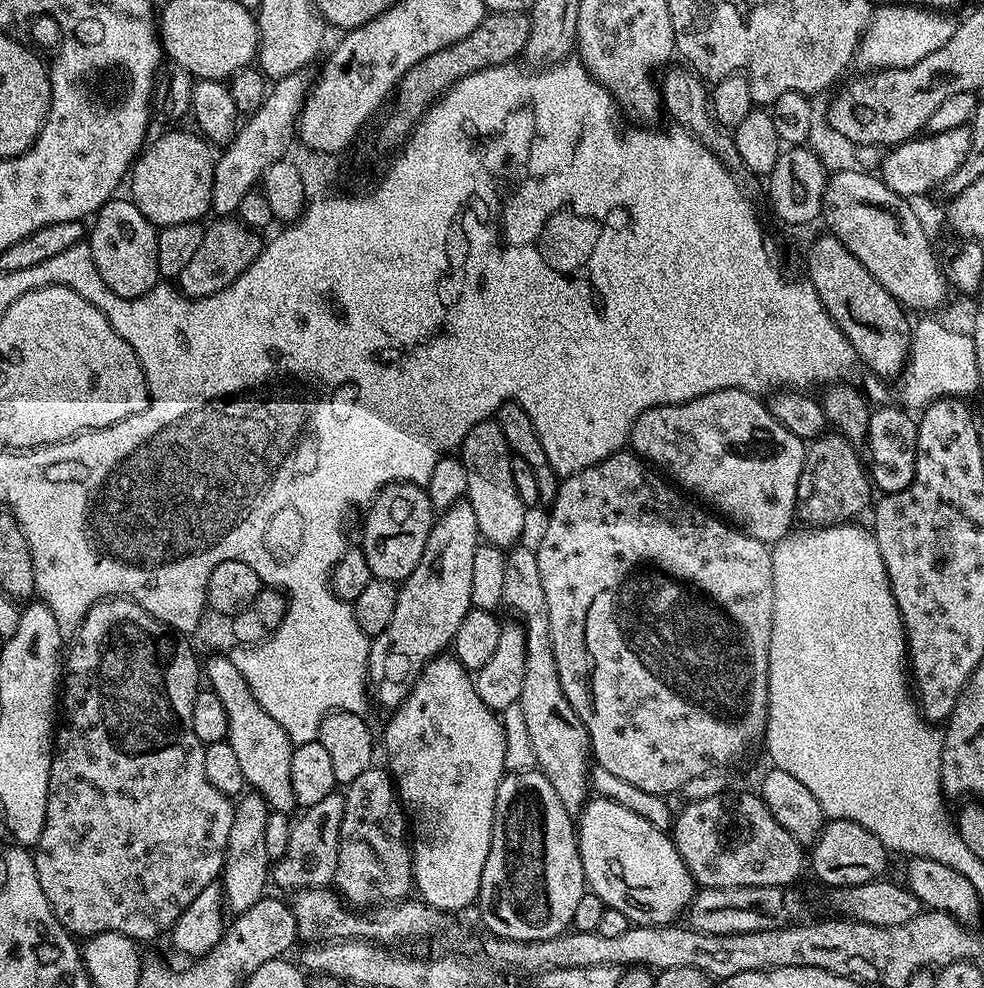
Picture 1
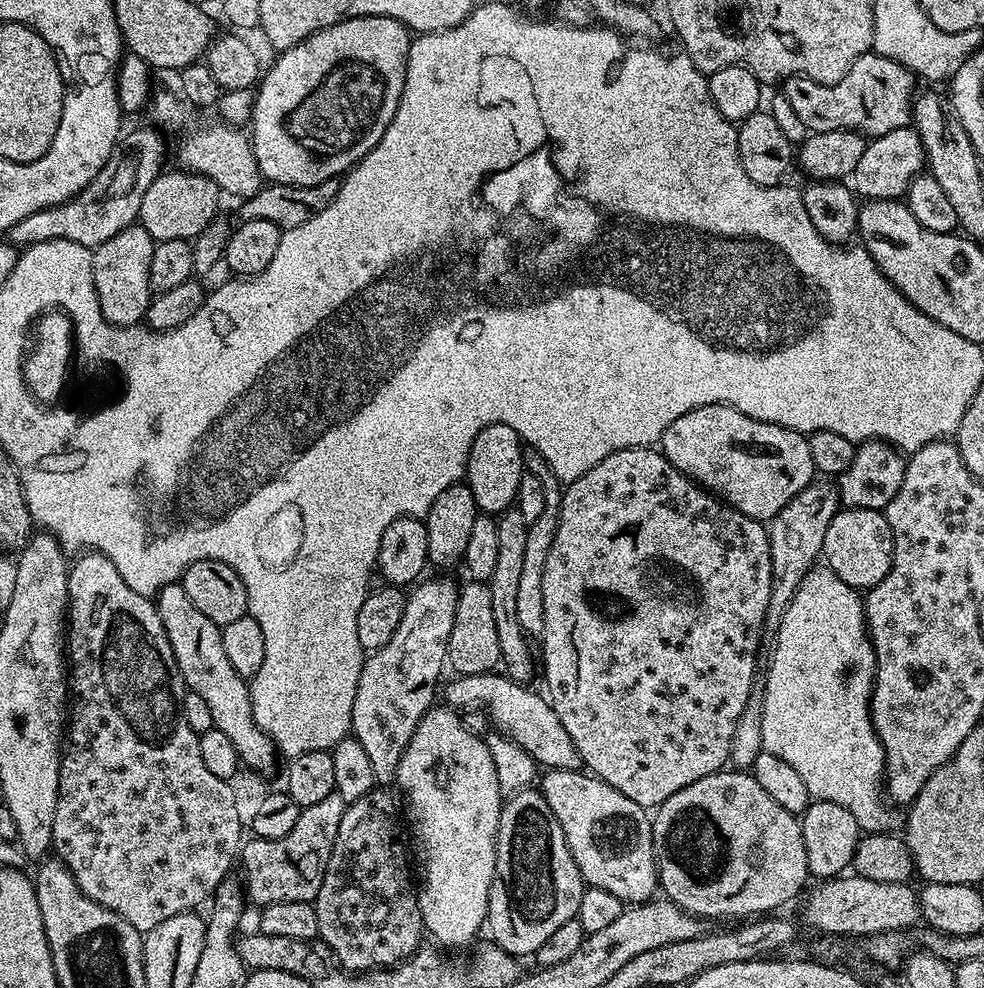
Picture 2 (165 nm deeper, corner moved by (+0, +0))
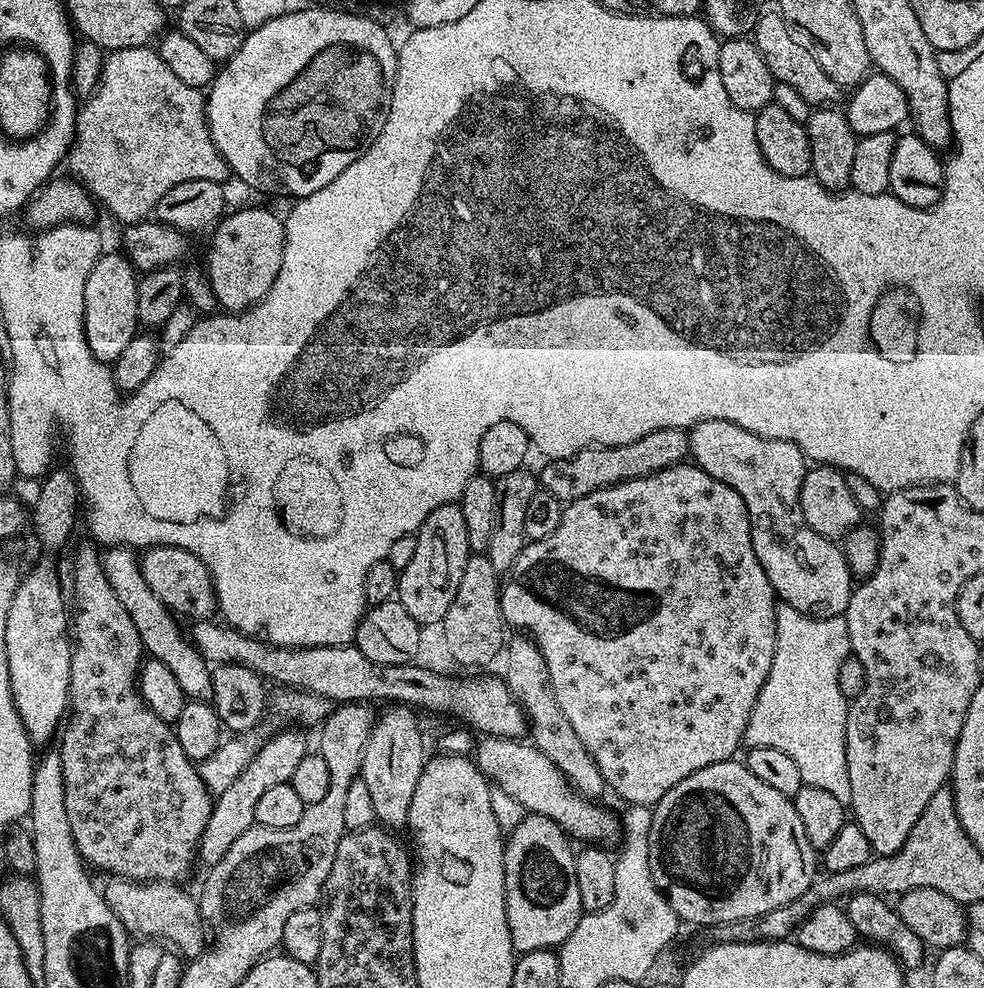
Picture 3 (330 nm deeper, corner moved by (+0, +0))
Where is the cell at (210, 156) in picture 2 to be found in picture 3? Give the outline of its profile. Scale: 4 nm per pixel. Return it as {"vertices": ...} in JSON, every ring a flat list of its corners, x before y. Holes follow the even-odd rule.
{"vertices":[[145,46,142,48,123,48,117,52,108,52,103,57,100,70,100,84,95,88,91,96,87,97,79,105,76,113,76,139,72,141,66,157,66,168,69,168,71,175,79,180,93,200,97,201,101,209,104,208,116,220,121,220,121,225,139,224,141,220,151,217,156,211,156,204,174,186,182,182,198,182,199,180,209,180,215,184,223,185,224,179,229,179,228,163,222,158,218,146,214,144,214,138,208,129,208,110,206,107,206,96,201,89,194,86,186,86,186,82,181,82,174,75,174,70,162,62,159,51,155,47]]}

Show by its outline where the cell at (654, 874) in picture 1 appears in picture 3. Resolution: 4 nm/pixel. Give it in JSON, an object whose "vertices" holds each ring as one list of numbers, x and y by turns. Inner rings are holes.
{"vertices":[[484,736,477,743,474,759,480,773,499,791,520,802,528,814,553,820,573,841,584,840,580,842,588,846,616,846,621,843,621,817,573,788,572,781,567,780,562,770,558,770,558,766,554,766,554,762,550,762,550,758,546,758,535,744,523,739]]}

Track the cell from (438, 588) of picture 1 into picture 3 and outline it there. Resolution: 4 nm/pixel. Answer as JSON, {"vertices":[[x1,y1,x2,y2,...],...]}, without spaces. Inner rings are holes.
{"vertices":[[396,706,393,707,393,712,388,712,384,717,377,719,372,726,372,733,370,738,366,742,366,750,364,751,364,761,360,767,359,779,366,782,366,787,370,790,370,799,374,806,374,814,376,815,376,824,379,827,387,828,389,830,397,830,396,828,401,828,401,830,407,829,408,819,410,818,410,802,414,799,414,786,418,786,418,778,422,778,422,770,426,763,426,755,424,756,424,736,420,733,420,724,416,721,417,713,413,711,411,707,408,706]]}

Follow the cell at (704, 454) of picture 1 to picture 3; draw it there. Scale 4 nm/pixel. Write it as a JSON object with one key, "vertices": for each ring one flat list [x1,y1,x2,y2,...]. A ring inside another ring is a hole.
{"vertices":[[707,420,692,427,688,432,688,448,697,468,742,494,742,502,746,502,752,519,754,554,758,554,758,562,762,562,762,570,766,570,766,578,770,578,777,597,815,620,843,617,850,606,854,575,843,547,810,530,804,521,800,495,810,467,804,451,794,446,794,442,762,438,725,420]]}

